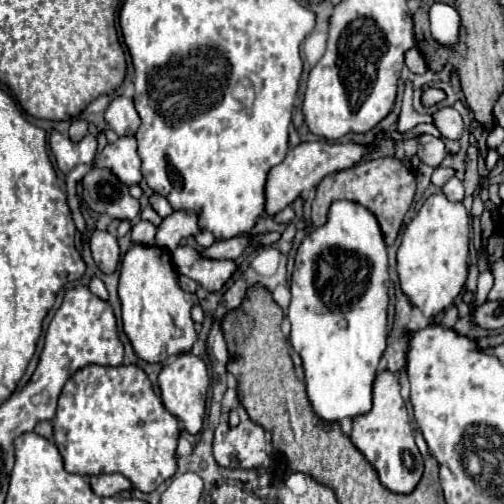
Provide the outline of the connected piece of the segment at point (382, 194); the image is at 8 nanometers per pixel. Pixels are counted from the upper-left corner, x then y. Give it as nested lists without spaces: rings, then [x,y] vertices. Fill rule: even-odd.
[[[397,157],[367,159],[363,163],[357,163],[351,169],[331,173],[319,183],[317,197],[315,197],[313,207],[311,207],[311,221],[315,227],[323,225],[323,221],[327,219],[327,209],[329,209],[331,201],[337,201],[337,199],[355,201],[355,203],[363,205],[365,209],[369,209],[377,217],[381,231],[383,231],[383,237],[385,237],[385,243],[393,245],[397,235],[399,235],[403,217],[413,203],[415,191],[417,191],[417,181],[415,181],[411,167],[405,161],[401,161]]]

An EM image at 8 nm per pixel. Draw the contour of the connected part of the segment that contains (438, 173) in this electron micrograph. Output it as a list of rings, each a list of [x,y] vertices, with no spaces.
[[[437,167],[435,173],[433,173],[433,177],[431,177],[431,183],[437,185],[437,187],[443,187],[453,175],[455,175],[453,167]]]

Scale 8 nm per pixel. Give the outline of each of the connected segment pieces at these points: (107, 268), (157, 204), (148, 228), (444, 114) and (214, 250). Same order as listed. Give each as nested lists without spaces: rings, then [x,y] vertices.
[[[95,229],[89,237],[89,245],[91,245],[91,253],[93,253],[93,259],[95,259],[97,267],[103,273],[113,273],[117,263],[119,263],[117,239],[109,231]]]
[[[153,195],[153,197],[151,197],[151,205],[153,205],[153,209],[155,209],[161,217],[169,217],[169,215],[173,213],[173,209],[171,209],[171,205],[169,205],[169,201],[167,201],[165,197]]]
[[[139,221],[133,225],[131,229],[131,239],[133,243],[141,243],[141,245],[153,245],[156,234],[156,227],[149,221]]]
[[[443,107],[435,115],[435,127],[441,131],[445,139],[461,139],[463,133],[463,121],[461,115],[453,107]]]
[[[241,235],[241,237],[217,241],[213,247],[201,251],[201,255],[209,259],[237,259],[245,247],[247,247],[247,237]]]

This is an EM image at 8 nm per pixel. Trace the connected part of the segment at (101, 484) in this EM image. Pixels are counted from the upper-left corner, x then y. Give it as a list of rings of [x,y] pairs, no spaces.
[[[119,473],[113,475],[93,475],[91,477],[91,489],[95,491],[95,495],[101,497],[111,497],[111,495],[119,495],[123,491],[131,489],[131,481]]]

